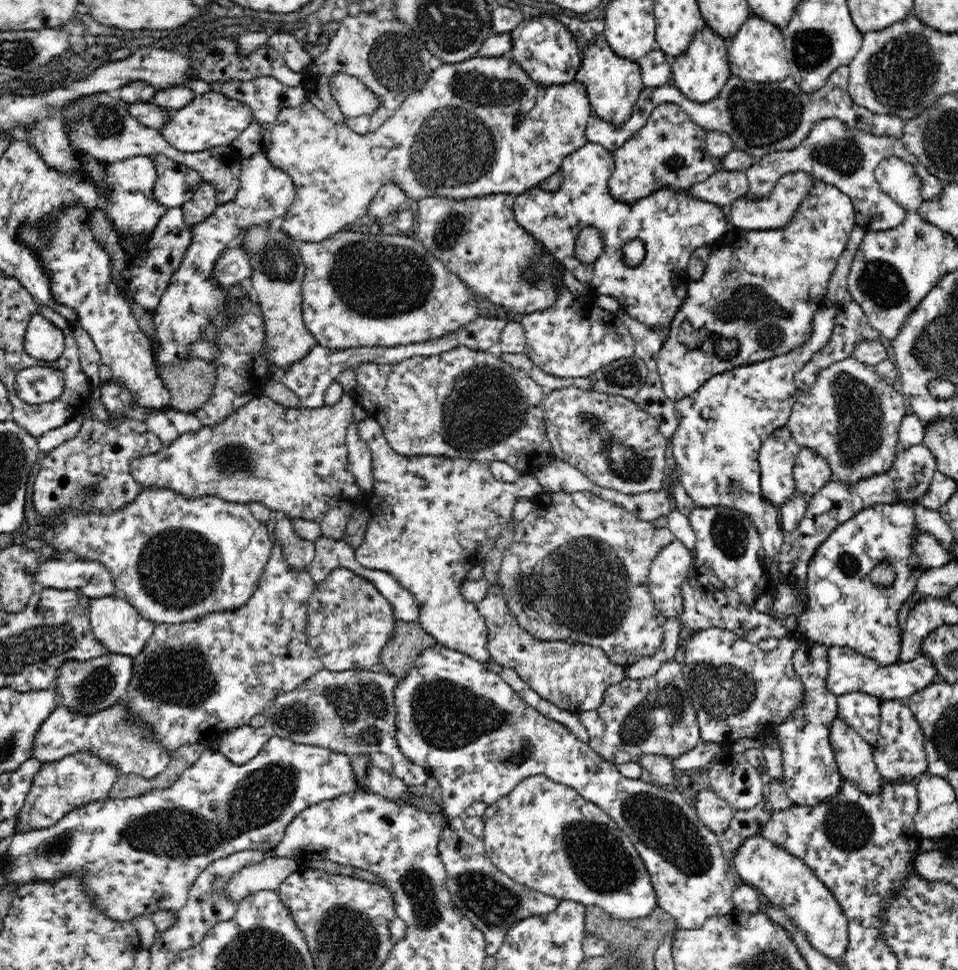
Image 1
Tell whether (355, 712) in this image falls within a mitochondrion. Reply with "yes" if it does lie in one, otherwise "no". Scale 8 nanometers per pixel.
yes

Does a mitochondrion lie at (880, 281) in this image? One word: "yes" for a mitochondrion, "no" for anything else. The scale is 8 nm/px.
yes

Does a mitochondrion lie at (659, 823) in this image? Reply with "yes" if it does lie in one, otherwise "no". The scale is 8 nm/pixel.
yes

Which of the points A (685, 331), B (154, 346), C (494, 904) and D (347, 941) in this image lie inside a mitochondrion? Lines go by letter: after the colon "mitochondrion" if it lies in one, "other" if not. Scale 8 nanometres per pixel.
A: mitochondrion
B: other
C: mitochondrion
D: mitochondrion

